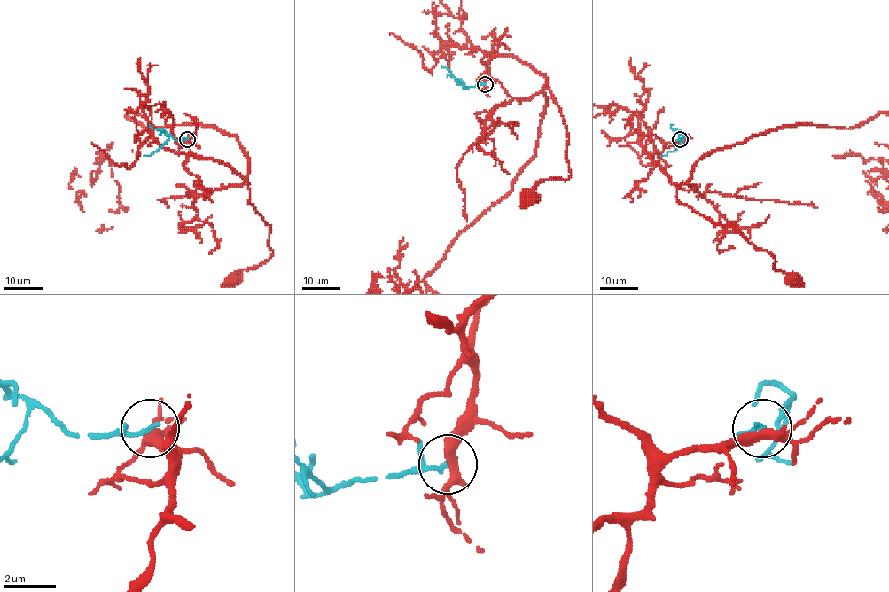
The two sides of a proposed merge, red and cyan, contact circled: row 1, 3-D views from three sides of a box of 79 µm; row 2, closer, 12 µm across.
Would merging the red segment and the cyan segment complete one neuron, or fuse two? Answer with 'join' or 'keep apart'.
keep apart

